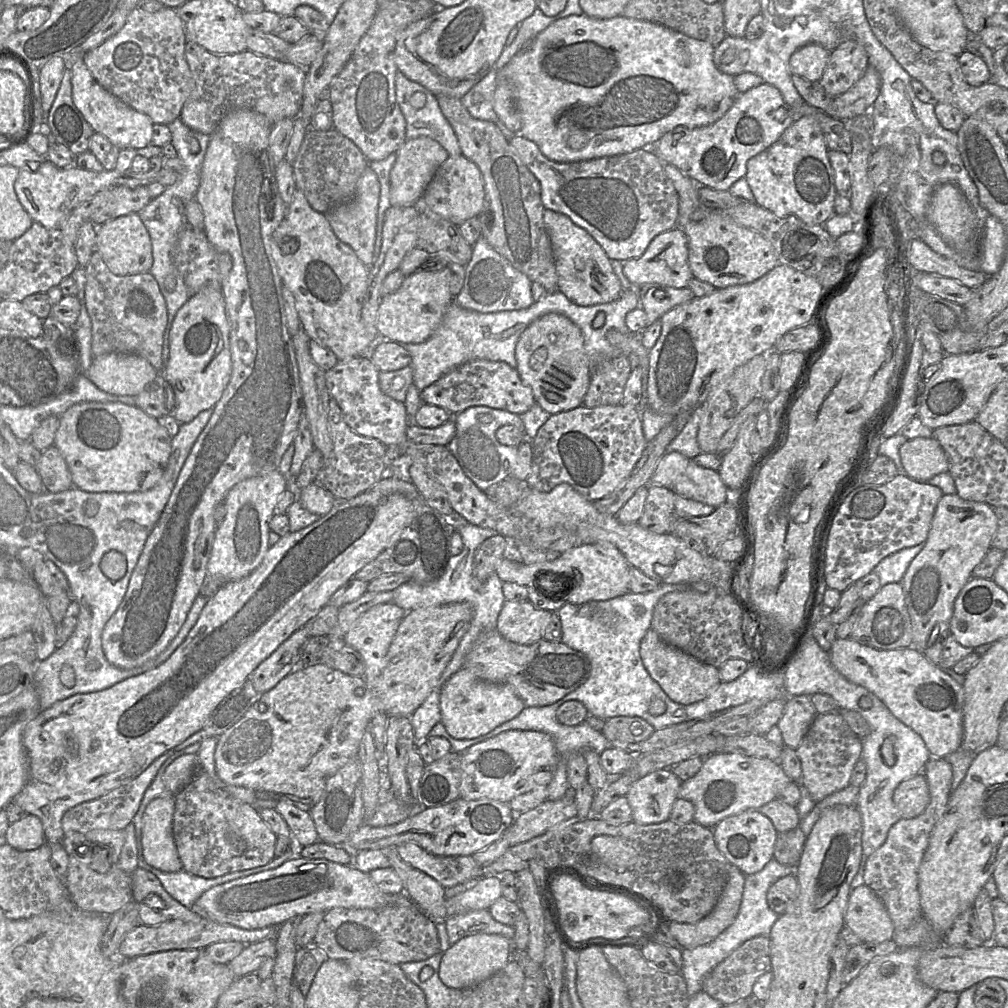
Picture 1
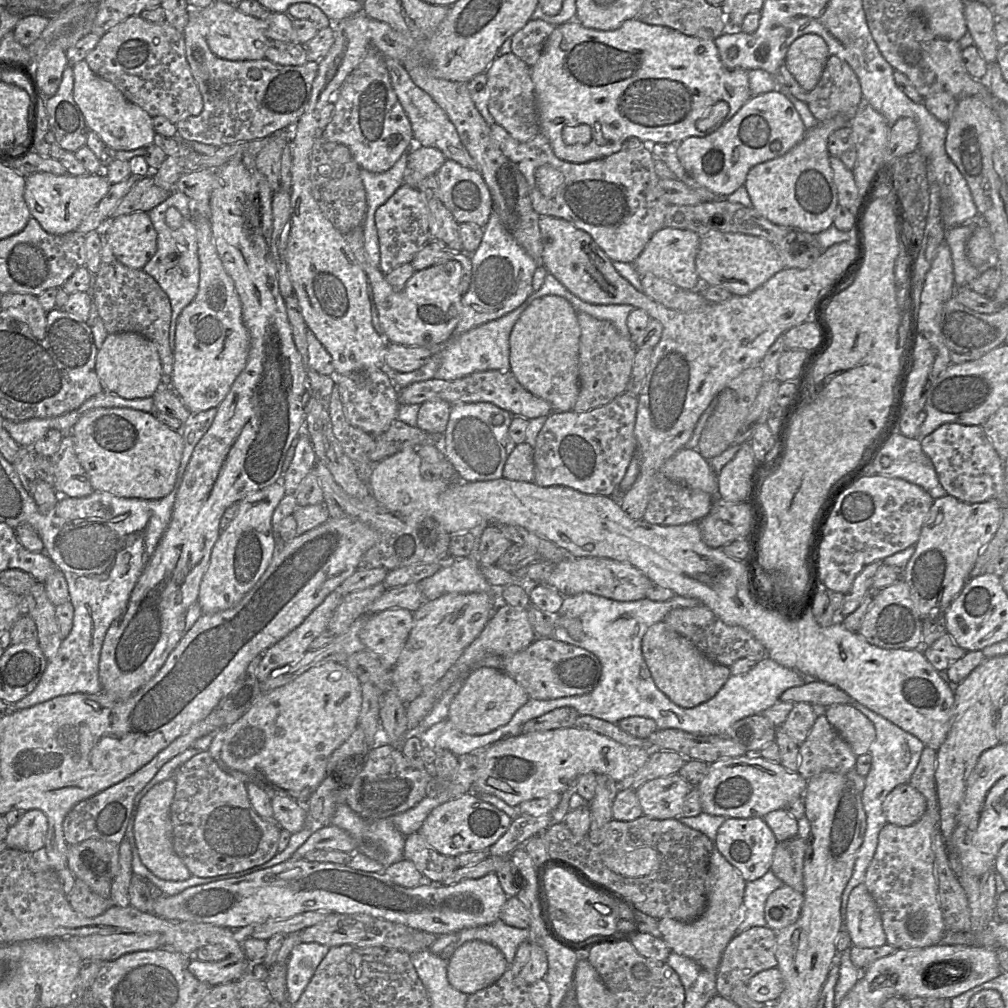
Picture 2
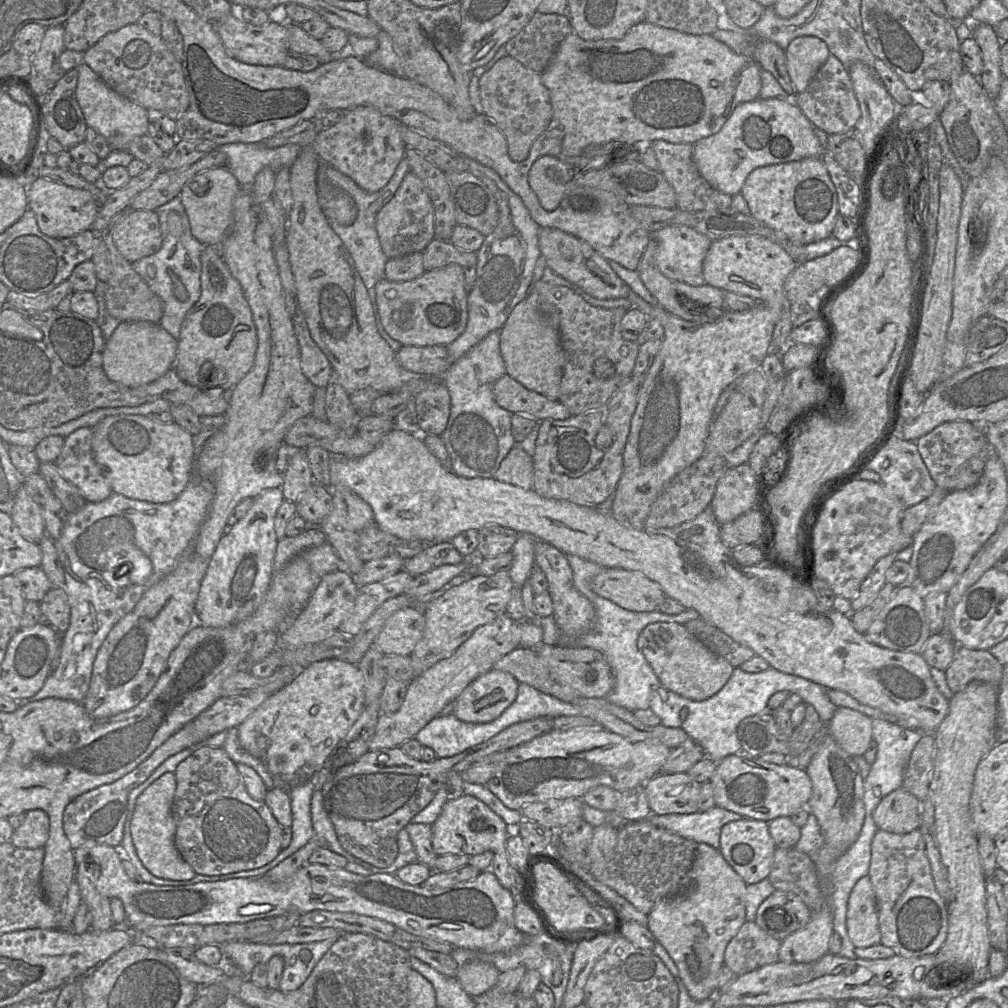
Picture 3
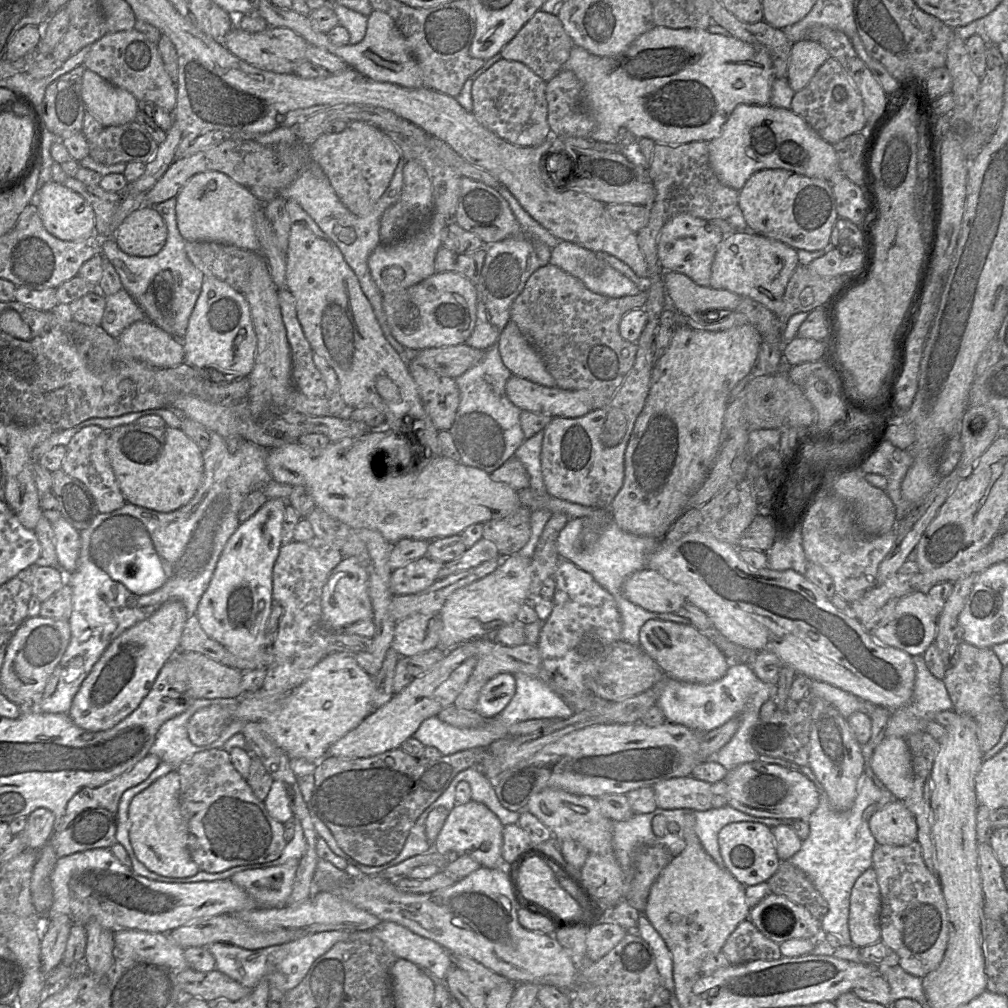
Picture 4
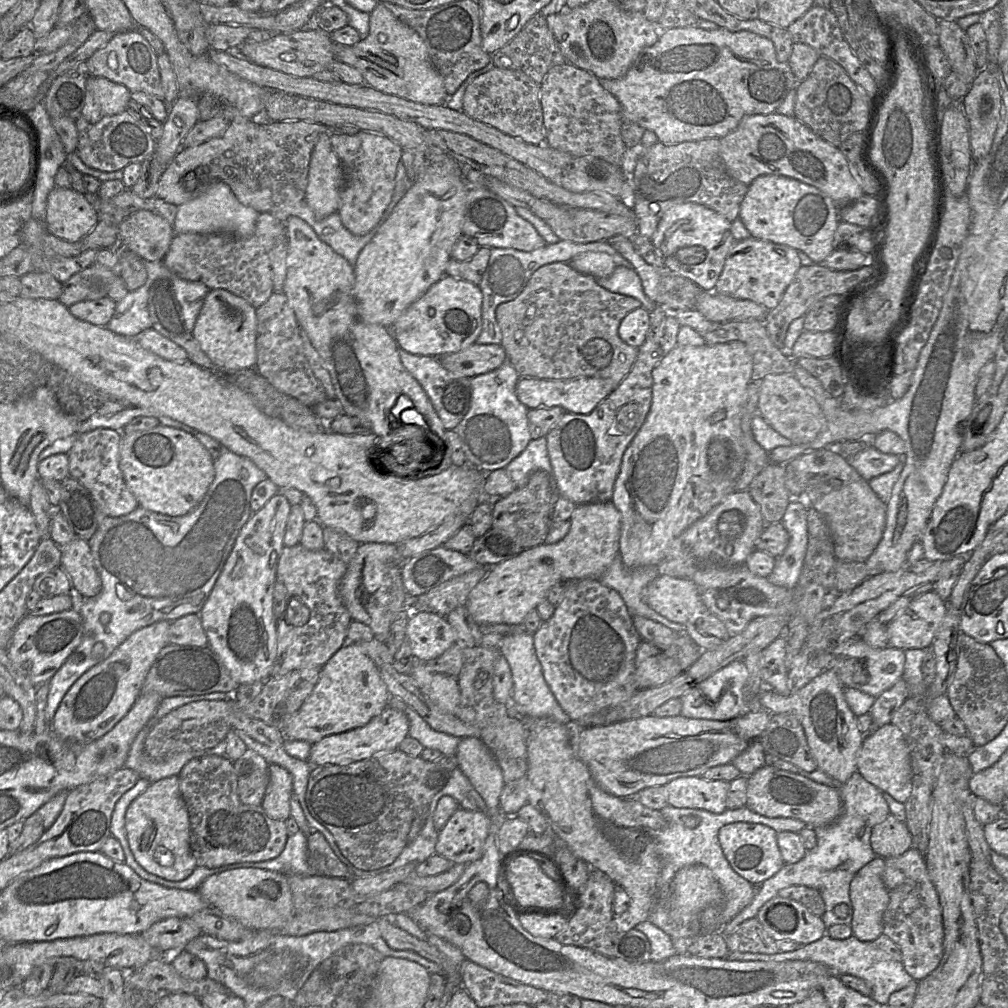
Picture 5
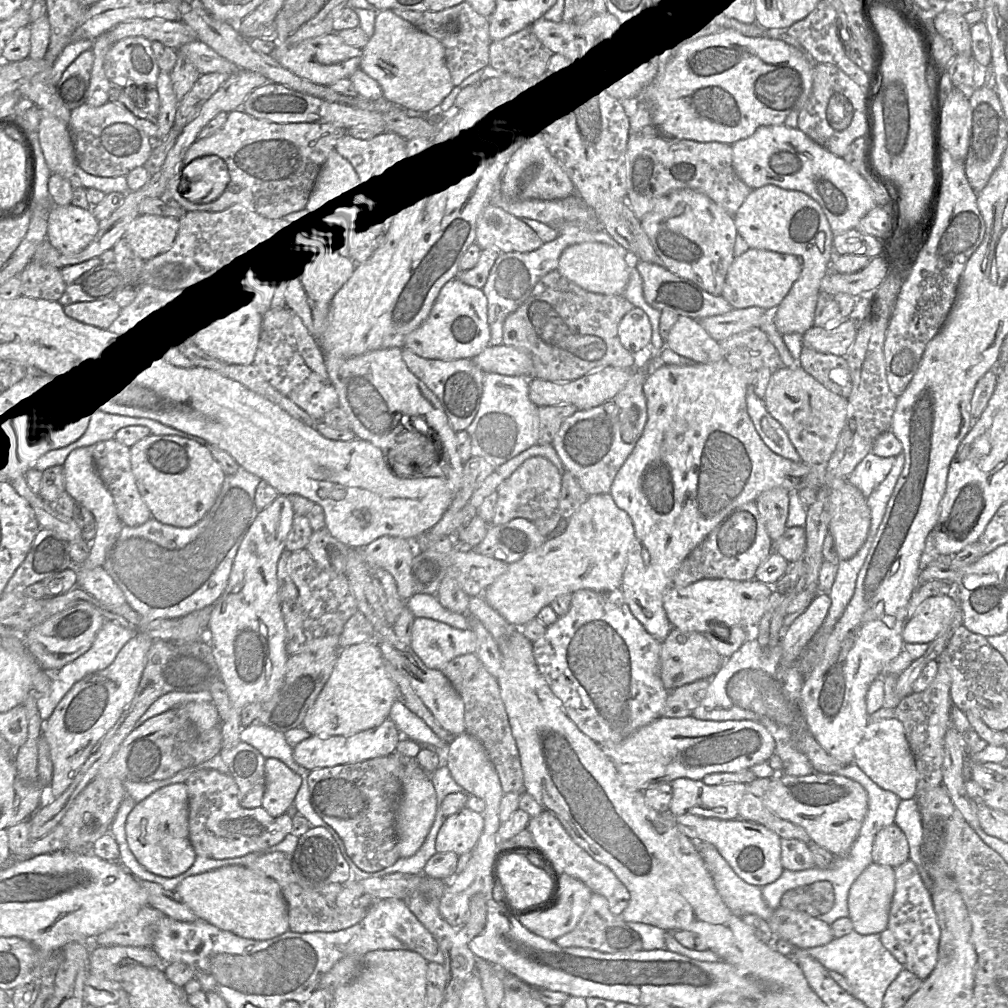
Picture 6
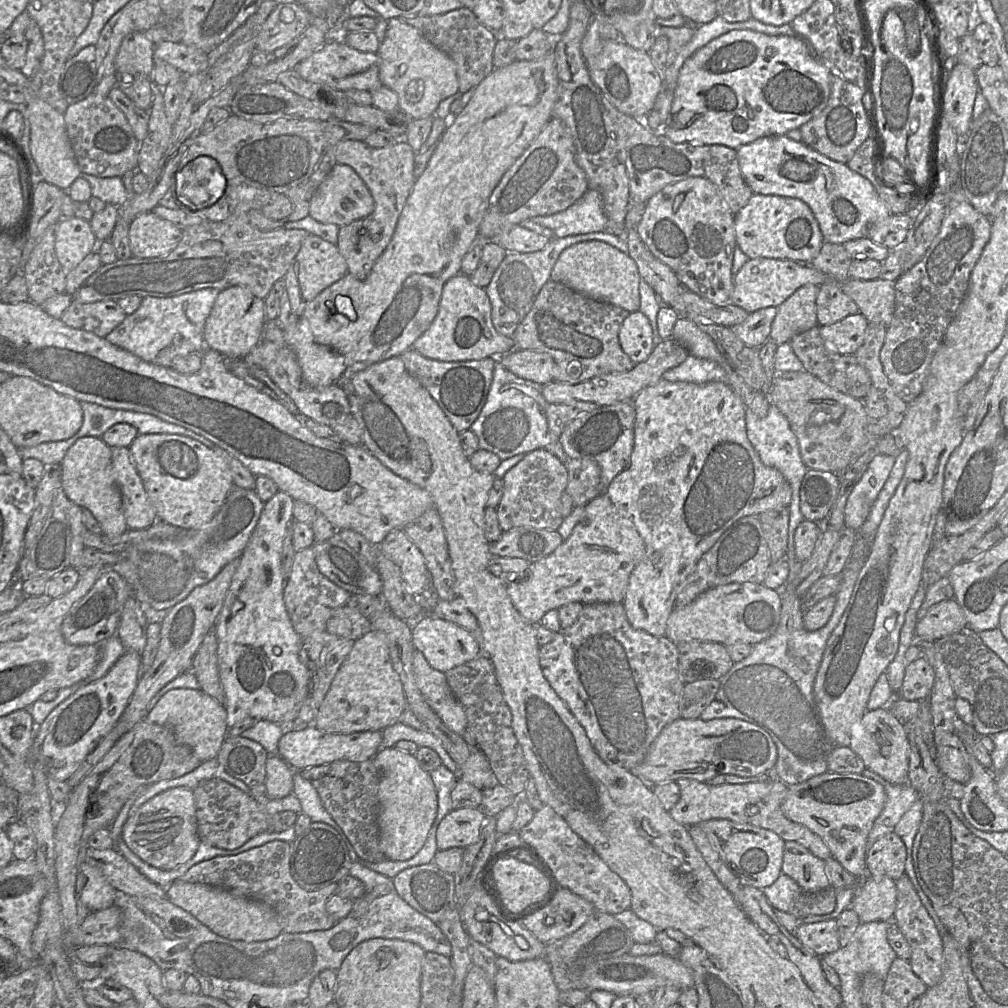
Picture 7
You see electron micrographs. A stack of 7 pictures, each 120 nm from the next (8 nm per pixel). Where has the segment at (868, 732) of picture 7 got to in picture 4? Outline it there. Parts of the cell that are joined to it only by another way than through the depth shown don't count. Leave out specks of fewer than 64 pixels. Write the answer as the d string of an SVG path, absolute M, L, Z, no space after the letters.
M884 737L871 752L868 766L895 799L904 801L913 785L912 756L902 737Z

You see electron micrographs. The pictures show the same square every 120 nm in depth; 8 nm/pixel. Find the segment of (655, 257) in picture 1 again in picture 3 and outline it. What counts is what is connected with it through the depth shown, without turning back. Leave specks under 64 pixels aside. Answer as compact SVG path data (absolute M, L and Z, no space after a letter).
M671 225L652 232L656 241L655 262L660 272L672 281L680 281L692 286L706 284L703 277L703 261L712 240L684 225Z

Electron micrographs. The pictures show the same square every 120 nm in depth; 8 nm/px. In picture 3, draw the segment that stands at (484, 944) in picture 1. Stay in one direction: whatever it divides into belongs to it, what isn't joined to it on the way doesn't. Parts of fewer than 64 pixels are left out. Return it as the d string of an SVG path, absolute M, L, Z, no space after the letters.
M473 960L462 965L456 974L463 990L471 997L481 995L494 987L499 970L492 964Z

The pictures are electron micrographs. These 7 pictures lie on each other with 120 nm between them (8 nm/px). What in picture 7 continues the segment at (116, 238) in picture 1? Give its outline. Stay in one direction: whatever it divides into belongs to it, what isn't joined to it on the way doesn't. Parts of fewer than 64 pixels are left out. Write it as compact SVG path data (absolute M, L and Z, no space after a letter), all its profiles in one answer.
M151 212L136 216L129 224L129 245L132 257L164 257L174 250L182 230L168 220Z

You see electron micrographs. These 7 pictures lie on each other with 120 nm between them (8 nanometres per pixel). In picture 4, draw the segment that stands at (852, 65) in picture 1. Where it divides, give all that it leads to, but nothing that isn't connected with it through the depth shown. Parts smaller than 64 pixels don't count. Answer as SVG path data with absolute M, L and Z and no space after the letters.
M830 57L810 82L794 94L790 109L831 145L864 131L867 120L862 98L842 65Z

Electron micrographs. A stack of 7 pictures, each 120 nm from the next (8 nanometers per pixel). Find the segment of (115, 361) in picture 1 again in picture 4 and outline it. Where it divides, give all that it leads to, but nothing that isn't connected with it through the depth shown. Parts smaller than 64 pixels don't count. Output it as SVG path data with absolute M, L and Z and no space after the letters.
M148 319L136 321L127 327L118 338L121 347L119 358L133 358L154 368L173 368L184 363L183 342L175 339Z

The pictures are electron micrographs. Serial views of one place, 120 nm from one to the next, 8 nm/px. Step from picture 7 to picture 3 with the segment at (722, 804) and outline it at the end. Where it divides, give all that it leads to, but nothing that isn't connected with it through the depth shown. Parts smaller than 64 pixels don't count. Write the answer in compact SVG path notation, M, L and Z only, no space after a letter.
M686 772L659 773L644 788L652 813L691 814L699 812L701 785Z

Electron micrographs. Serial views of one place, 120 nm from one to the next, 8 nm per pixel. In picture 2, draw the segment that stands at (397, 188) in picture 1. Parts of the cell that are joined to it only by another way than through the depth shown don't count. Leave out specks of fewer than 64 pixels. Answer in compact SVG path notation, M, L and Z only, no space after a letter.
M415 144L407 152L407 166L403 183L417 187L425 177L435 174L445 160L446 158L440 150Z

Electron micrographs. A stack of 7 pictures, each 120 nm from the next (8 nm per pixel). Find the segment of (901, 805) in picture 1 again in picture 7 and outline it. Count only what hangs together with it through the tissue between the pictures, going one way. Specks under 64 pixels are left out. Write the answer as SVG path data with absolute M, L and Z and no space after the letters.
M890 832L881 836L867 852L868 875L897 881L905 874L907 849L902 839Z

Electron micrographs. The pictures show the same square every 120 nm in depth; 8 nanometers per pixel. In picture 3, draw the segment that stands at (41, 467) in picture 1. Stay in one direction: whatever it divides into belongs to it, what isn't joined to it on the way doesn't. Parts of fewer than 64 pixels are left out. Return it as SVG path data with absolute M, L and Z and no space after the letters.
M90 427L74 431L65 437L62 451L54 463L61 475L80 490L87 502L99 503L109 498L113 491L94 460L92 438L93 431Z

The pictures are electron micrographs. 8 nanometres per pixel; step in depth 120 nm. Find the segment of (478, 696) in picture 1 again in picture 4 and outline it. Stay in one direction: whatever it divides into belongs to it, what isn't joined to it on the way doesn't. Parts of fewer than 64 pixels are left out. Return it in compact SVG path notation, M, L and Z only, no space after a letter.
M500 673L490 679L481 689L475 711L484 718L498 715L509 704L516 691L513 674Z

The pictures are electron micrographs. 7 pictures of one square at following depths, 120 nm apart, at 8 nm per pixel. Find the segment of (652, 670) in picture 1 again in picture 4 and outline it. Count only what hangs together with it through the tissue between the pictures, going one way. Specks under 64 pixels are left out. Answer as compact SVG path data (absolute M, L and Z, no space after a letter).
M649 620L640 629L641 648L658 664L665 677L685 683L710 684L723 678L731 664L701 631L692 625Z

